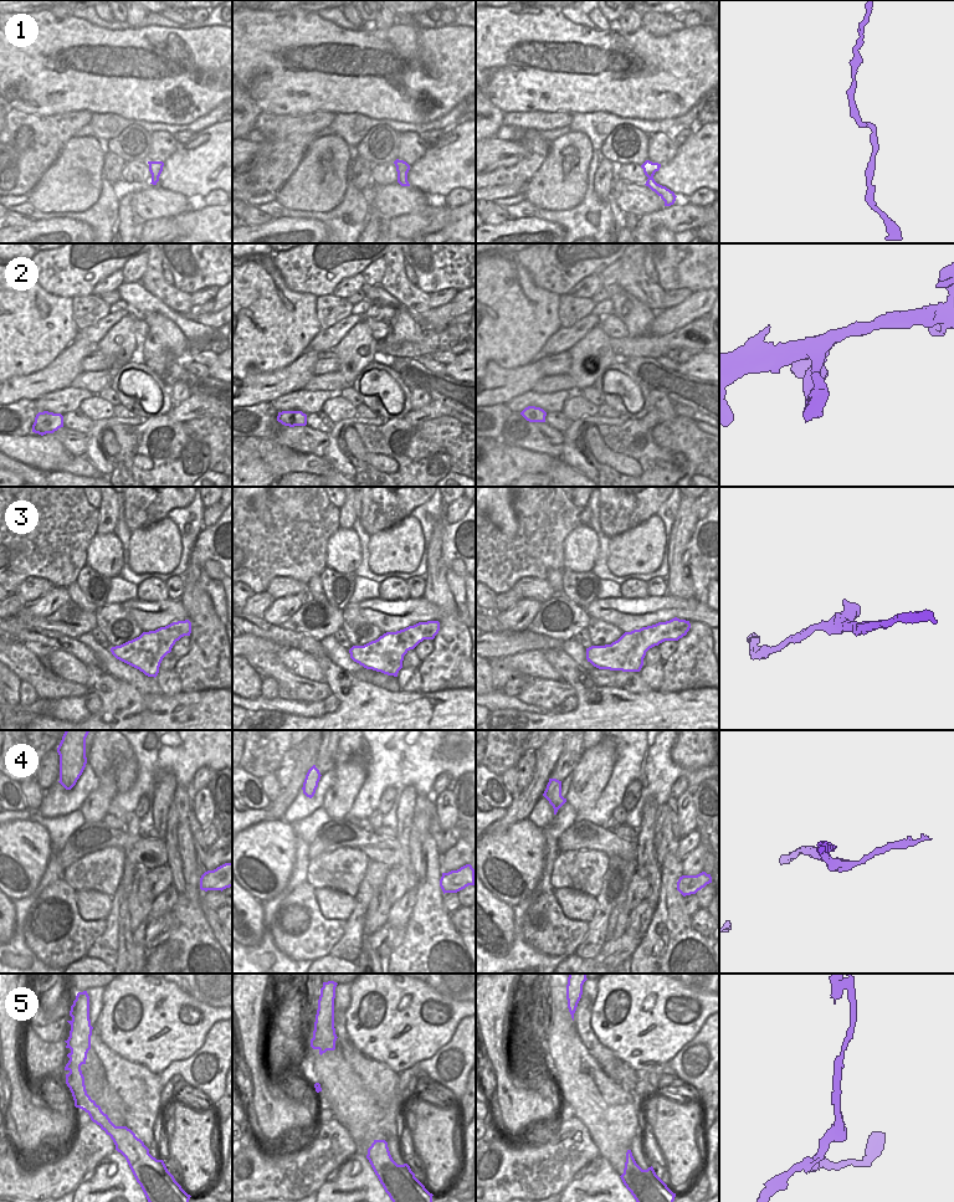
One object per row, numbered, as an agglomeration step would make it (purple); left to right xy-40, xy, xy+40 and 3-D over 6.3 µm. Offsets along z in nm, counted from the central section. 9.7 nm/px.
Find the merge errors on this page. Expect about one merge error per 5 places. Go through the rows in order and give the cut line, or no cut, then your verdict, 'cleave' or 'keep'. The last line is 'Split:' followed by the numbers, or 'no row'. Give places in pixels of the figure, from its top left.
1: cut none; keep
2: cut none; keep
3: cut none; keep
4: cut none; keep
5: cut xy-40 (71, 1053), (71, 1062), (66, 1066); cleave
Split: 5

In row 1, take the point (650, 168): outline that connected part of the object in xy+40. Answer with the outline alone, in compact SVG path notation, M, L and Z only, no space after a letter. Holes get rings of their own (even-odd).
M646 160L641 168L643 169L645 175L648 178L645 185L655 191L665 201L665 206L673 205L677 197L675 192L666 186L657 184L653 179L653 175L660 170L661 164Z

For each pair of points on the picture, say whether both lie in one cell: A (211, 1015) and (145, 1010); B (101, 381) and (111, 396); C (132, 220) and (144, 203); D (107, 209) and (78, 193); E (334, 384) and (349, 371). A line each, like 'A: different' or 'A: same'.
A: same
B: different
C: different
D: different
E: different

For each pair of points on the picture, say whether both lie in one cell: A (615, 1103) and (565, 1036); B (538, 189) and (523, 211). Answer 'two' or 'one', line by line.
A: one
B: two

